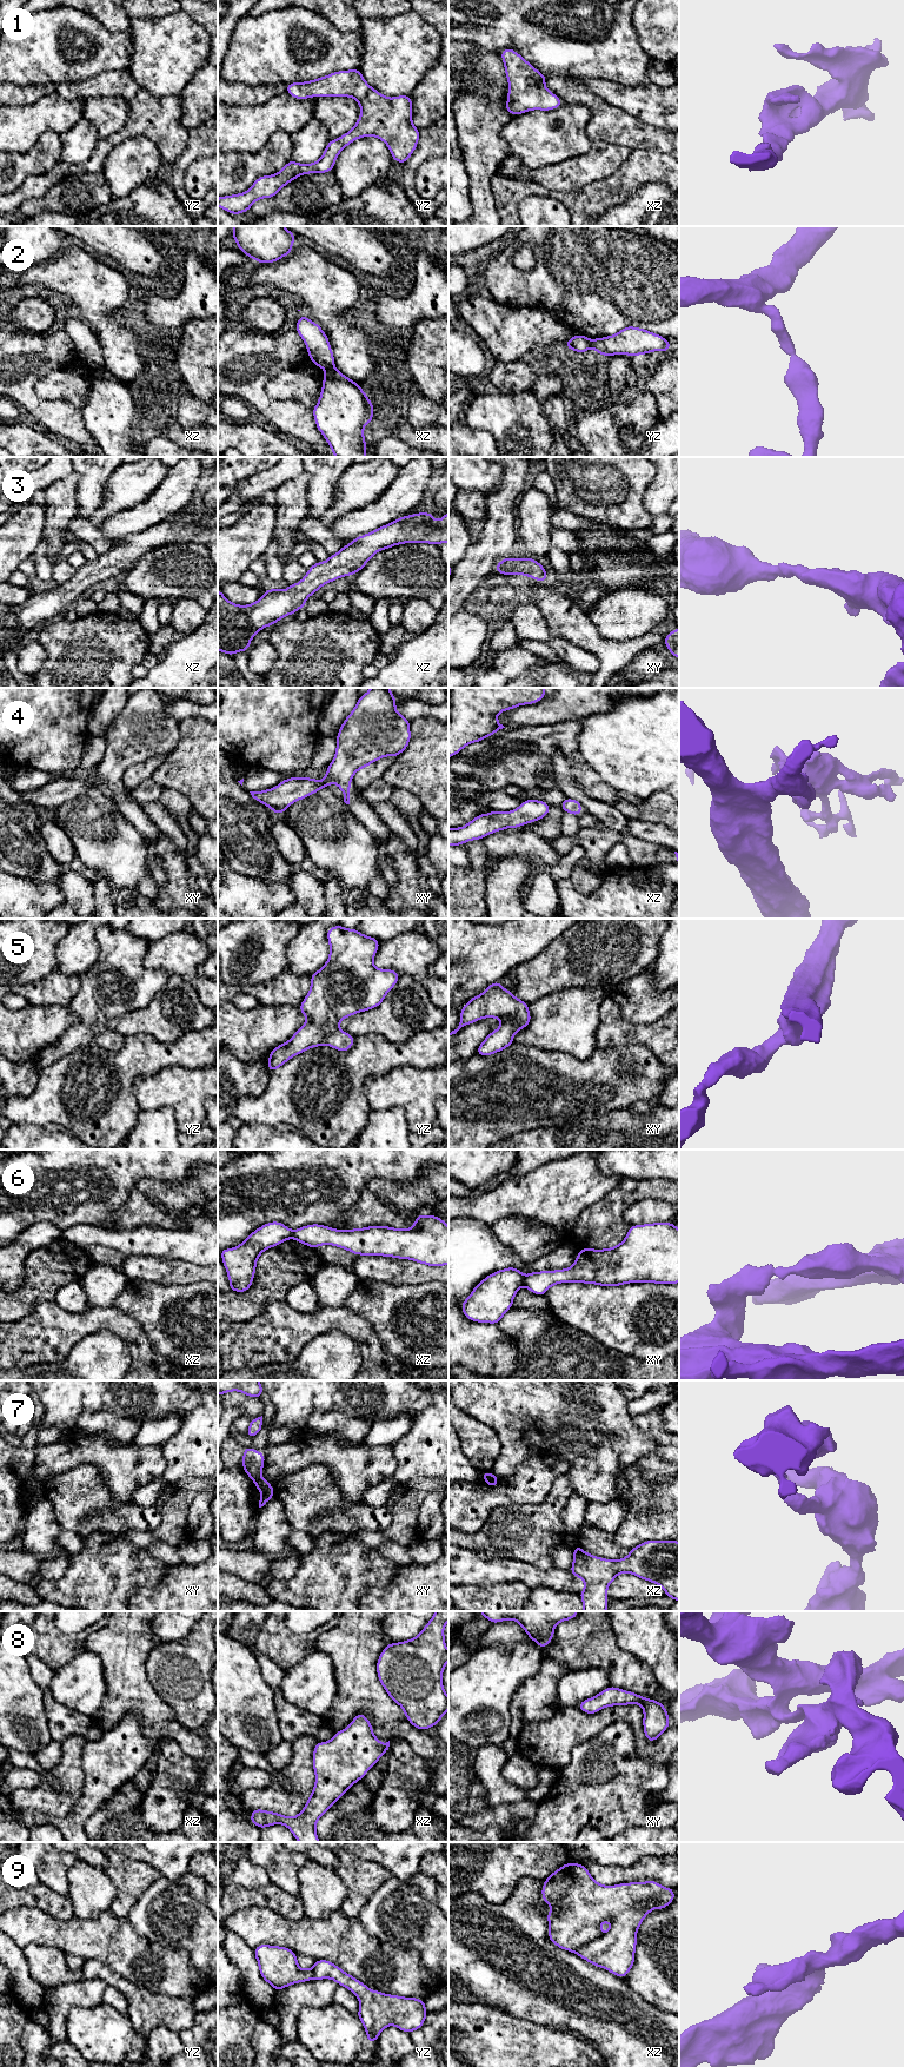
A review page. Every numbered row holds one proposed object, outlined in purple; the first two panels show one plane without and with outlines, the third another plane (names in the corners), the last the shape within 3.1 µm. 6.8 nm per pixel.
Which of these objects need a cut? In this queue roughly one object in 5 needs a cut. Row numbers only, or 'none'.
2, 6, 7

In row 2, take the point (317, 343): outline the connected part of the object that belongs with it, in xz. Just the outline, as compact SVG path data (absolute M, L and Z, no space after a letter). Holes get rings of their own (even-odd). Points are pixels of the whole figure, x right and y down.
M301 314L297 322L295 331L305 342L310 359L320 369L334 366L334 356L327 338L319 324Z

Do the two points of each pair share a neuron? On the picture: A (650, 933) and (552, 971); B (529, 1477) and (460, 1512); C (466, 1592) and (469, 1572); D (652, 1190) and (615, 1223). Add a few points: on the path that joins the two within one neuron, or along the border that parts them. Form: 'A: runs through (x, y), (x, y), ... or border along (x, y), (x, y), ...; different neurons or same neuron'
A: runs through (625, 933), (622, 933), (605, 948), (577, 958); same neuron
B: runs through (512, 1490), (493, 1498), (477, 1501); same neuron
C: border along (460, 1583), (496, 1584); different neurons
D: runs through (640, 1190), (636, 1190), (615, 1211); same neuron

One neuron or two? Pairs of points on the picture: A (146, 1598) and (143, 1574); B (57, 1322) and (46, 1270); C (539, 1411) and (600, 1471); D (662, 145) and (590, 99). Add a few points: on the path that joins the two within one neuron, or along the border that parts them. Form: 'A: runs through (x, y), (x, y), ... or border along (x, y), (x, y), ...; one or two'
A: border along (166, 1569), (154, 1585), (139, 1589), (130, 1598); two
B: border along (53, 1299), (39, 1300), (28, 1314); two
C: runs through (546, 1429), (583, 1465); one
D: runs through (644, 137), (619, 128), (607, 117); one

